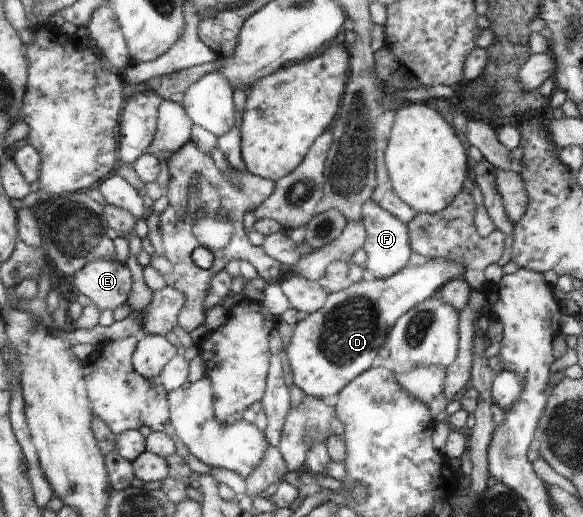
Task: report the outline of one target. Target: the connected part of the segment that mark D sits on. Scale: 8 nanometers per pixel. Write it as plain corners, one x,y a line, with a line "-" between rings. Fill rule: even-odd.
431,259
430,262
419,266
406,266
394,276
371,280
371,282
358,281
345,289
330,293
328,301
320,311
312,312
295,323
291,342
285,348
294,383
306,395
323,400
336,396
354,379
371,369
371,364
379,355
380,348
387,344
387,335
391,333
392,327
405,312
412,311
422,301
436,295
452,279
462,278
465,275
466,266
450,259

